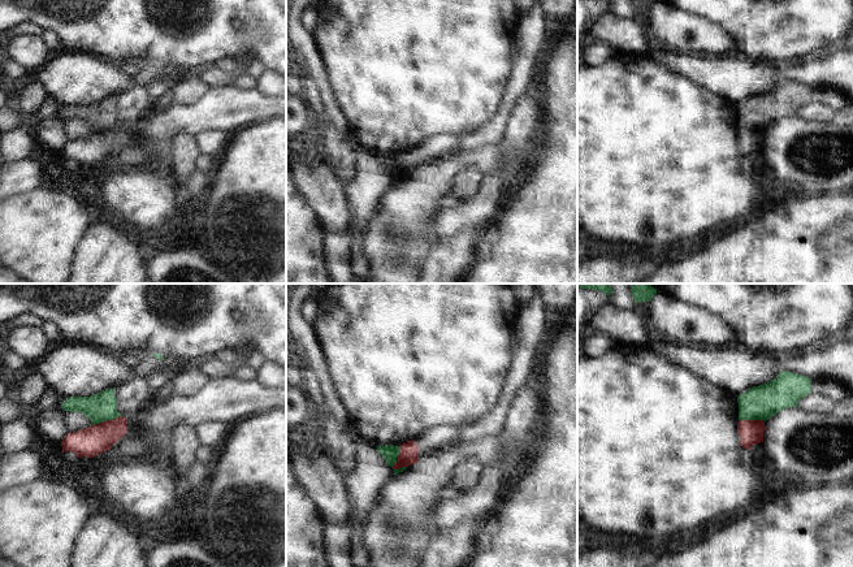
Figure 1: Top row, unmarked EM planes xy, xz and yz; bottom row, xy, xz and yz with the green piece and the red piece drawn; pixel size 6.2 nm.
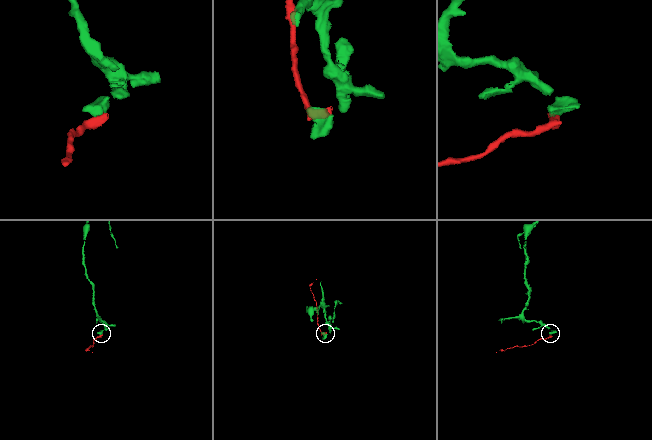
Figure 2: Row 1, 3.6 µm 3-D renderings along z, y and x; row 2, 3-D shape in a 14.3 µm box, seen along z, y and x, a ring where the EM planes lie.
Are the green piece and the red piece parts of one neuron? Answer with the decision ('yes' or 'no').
no

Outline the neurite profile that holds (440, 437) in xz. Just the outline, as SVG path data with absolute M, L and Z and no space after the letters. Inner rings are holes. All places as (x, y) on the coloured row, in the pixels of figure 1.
M449 425L430 428L419 438L407 441L399 446L397 463L391 468L400 469L402 467L416 464L425 454L433 454L451 446L458 440L459 434L460 429Z

